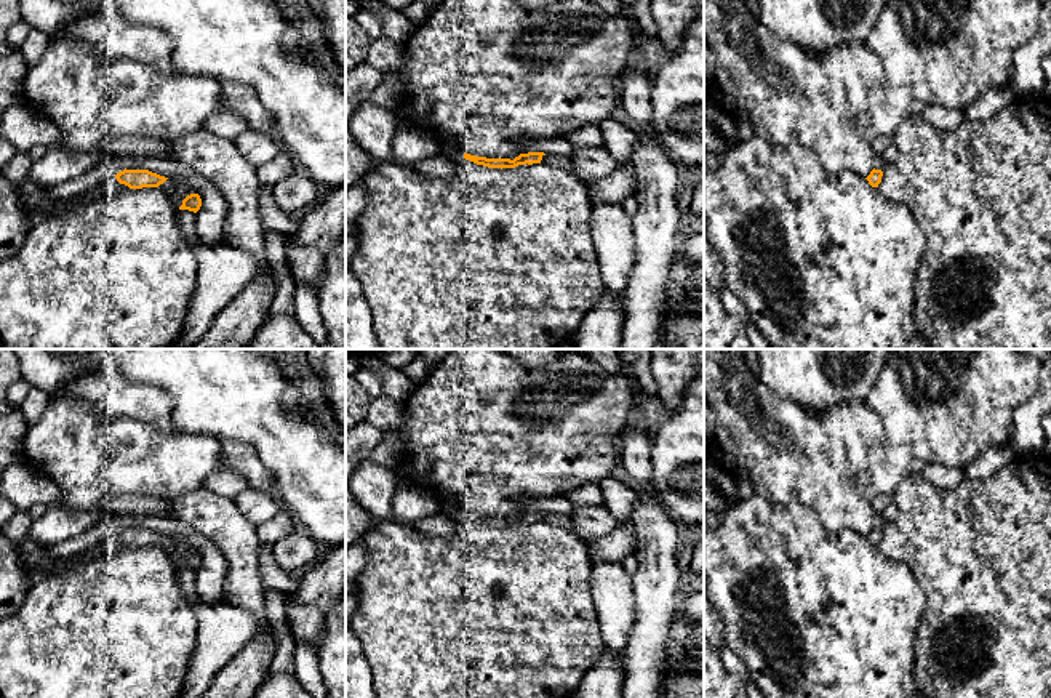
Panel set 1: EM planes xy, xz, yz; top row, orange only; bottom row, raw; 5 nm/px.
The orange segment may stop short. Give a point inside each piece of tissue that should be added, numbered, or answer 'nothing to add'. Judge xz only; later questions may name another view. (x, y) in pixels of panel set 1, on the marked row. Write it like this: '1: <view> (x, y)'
1: xz (451, 154)

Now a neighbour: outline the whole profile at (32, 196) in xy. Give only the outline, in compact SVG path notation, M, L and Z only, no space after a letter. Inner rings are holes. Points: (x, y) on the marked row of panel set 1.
M115 174L106 178L98 187L93 191L70 199L70 200L54 200L45 194L45 187L27 178L18 186L19 199L27 211L38 210L48 216L66 213L72 208L91 203L94 200L112 199L114 195L130 189L125 184L120 184Z

